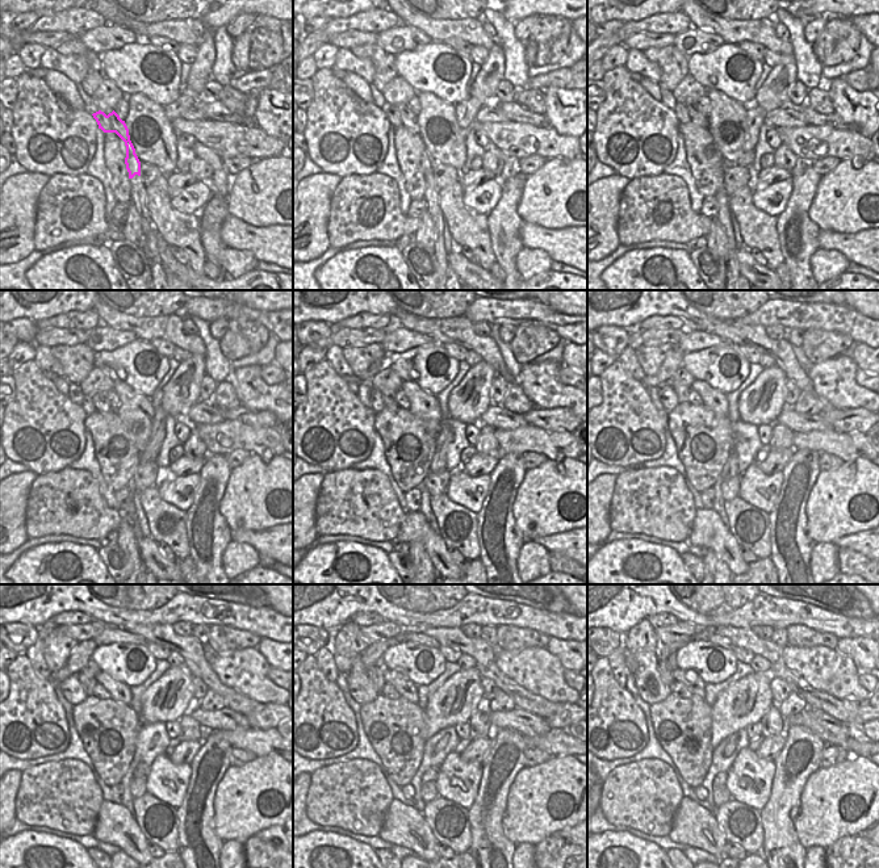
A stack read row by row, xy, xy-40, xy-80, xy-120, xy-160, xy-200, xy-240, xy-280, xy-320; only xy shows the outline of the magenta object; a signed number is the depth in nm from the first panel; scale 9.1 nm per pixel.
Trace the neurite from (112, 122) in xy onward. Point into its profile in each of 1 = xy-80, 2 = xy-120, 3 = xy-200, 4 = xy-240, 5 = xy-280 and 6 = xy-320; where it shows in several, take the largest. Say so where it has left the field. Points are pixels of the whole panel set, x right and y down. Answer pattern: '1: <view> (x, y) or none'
1: xy-80 (685, 113)
2: xy-120 (97, 402)
3: xy-200 (670, 395)
4: xy-240 (75, 688)
5: xy-280 (364, 684)
6: xy-320 (653, 678)

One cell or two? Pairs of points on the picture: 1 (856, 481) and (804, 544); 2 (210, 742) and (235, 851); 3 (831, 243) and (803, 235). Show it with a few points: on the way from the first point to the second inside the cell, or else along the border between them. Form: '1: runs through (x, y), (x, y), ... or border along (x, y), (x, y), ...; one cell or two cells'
1: border along (803, 507), (807, 535), (815, 542); two cells
2: border along (224, 842), (218, 854); two cells
3: border along (820, 230), (819, 247); two cells

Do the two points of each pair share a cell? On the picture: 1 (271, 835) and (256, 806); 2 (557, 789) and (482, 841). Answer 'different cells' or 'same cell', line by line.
1: different cells
2: different cells

